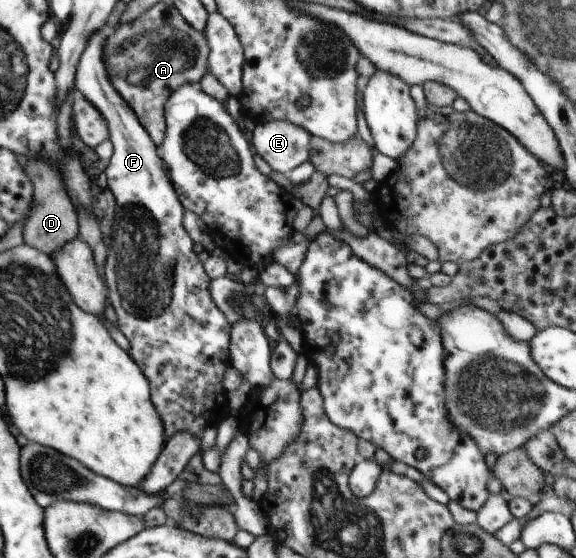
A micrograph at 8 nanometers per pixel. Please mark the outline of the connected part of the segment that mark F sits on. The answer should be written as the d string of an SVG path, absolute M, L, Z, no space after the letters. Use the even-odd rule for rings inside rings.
M105 27L90 34L74 77L76 89L107 119L109 139L113 144L113 154L106 168L106 187L110 188L116 201L112 244L107 249L104 263L108 295L117 314L117 326L130 343L129 354L135 362L144 366L143 373L152 378L151 400L156 402L160 418L164 418L164 430L168 430L168 438L180 432L190 432L192 436L202 435L207 426L218 426L231 409L223 385L224 373L231 366L231 324L226 320L226 314L212 300L209 290L211 278L194 252L194 242L184 230L185 208L166 174L166 163L161 151L152 142L150 132L139 121L133 107L112 86L104 59L104 42L108 33L109 29Z

